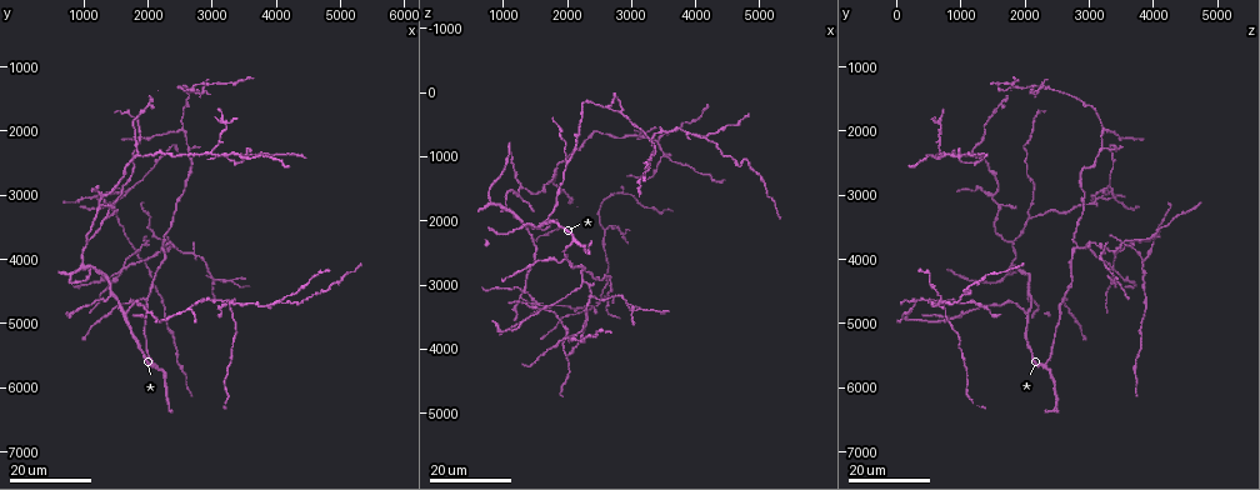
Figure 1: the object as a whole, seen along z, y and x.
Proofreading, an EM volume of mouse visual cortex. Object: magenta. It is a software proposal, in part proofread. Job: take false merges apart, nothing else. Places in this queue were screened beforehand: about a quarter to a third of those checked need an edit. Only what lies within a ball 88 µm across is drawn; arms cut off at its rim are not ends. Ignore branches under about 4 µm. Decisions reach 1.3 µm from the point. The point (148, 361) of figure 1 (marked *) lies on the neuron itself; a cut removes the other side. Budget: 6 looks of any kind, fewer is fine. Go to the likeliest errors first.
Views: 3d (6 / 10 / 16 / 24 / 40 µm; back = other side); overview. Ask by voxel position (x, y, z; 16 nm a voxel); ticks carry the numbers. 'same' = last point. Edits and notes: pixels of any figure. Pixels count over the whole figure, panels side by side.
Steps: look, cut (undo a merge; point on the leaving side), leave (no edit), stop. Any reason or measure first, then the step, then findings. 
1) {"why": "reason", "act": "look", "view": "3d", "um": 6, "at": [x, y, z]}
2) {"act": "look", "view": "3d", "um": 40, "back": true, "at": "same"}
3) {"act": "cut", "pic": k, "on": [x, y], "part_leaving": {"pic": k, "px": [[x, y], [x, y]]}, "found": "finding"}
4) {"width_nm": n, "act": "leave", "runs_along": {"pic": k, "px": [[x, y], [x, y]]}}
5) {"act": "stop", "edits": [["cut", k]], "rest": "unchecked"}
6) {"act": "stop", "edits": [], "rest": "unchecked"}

{"why": "four arms meet", "act": "look", "view": "3d", "um": 16, "at": [2350, 3800, 3200]}

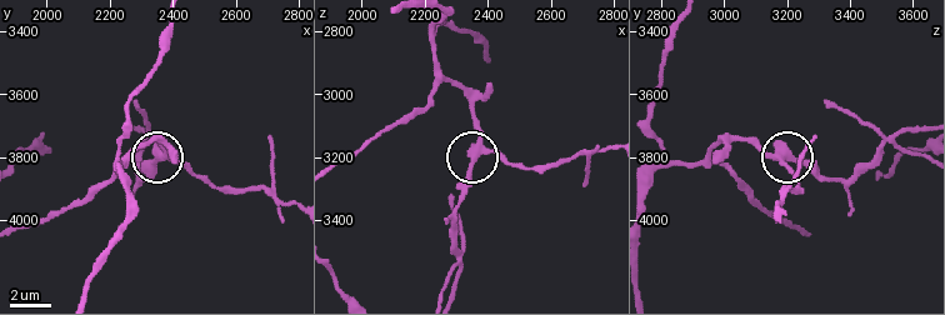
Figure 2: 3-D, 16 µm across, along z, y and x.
{"why": "closer look", "act": "look", "view": "3d", "um": 10, "at": [2380, 3800, 3180]}

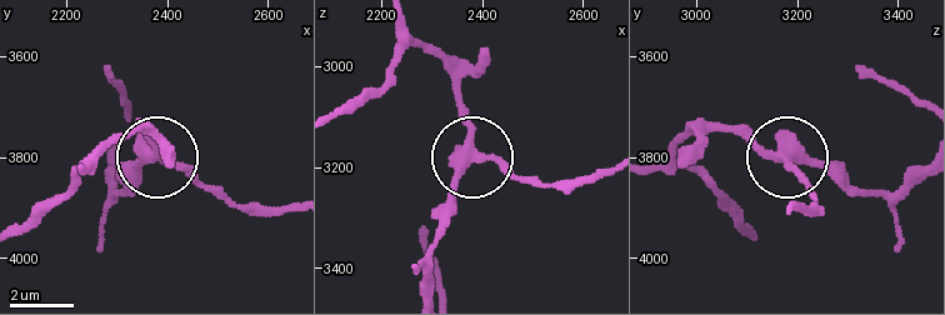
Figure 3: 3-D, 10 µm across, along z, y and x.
{"act": "look", "view": "3d", "um": 10, "back": true, "at": [2375, 3800, 3180]}

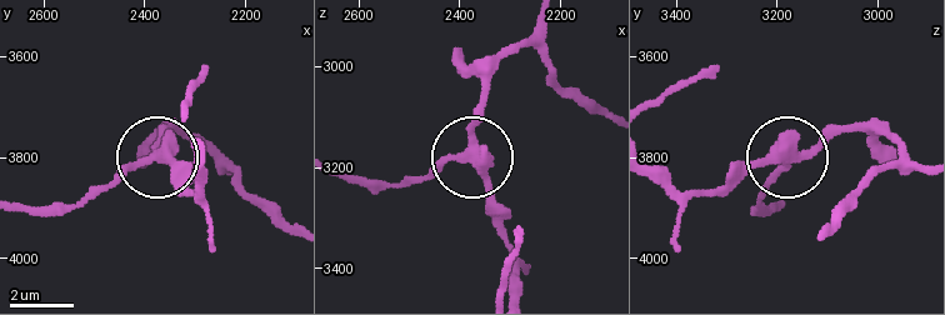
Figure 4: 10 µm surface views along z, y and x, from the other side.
{"side_arm_um": 26, "act": "leave", "runs_along": {"pic": 4, "px": [[540, 26], [486, 83], [473, 153], [444, 158], [405, 185]]}, "found": "all the same neuron"}

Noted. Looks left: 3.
{"why": "three-way junction", "act": "look", "view": "3d", "um": 16, "at": [2550, 2000, 3250]}

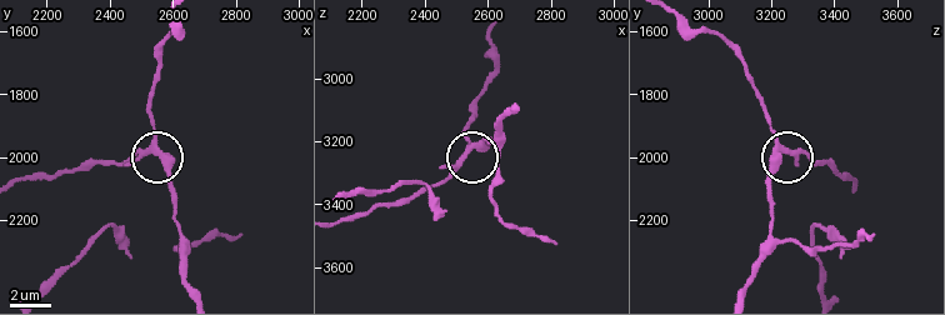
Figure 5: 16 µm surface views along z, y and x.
{"why": "zoom in", "act": "look", "view": "3d", "um": 6, "at": [2530, 1970, 3230]}

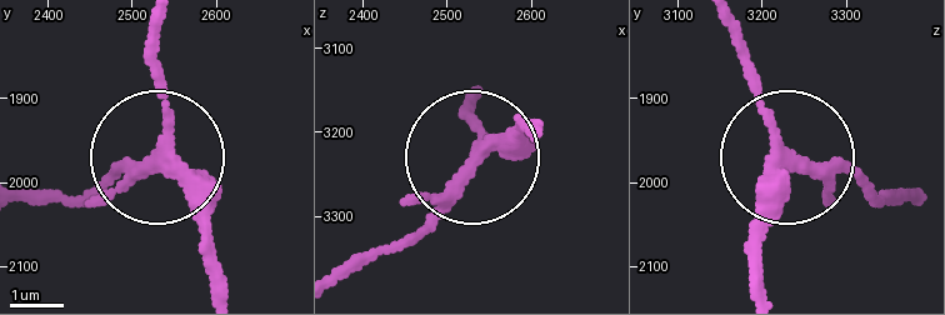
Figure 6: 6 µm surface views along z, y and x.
{"arms": 3, "act": "leave", "runs_along": {"pic": 6, "px": [[755, 281], [755, 214], [781, 165], [835, 165], [871, 196]]}, "found": "all the same neuron"}

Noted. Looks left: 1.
{"act": "stop", "edits": [], "rest": "unchecked"}

